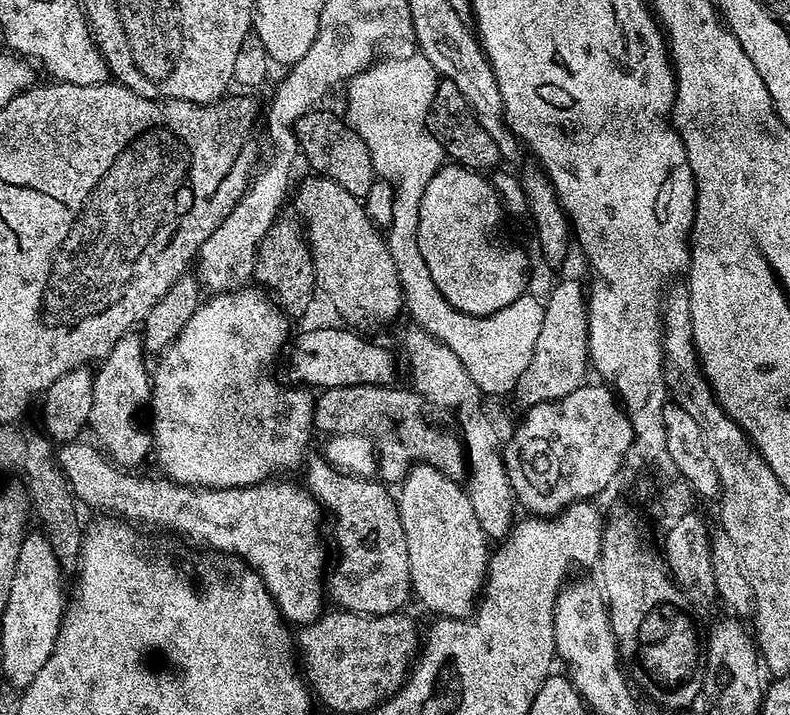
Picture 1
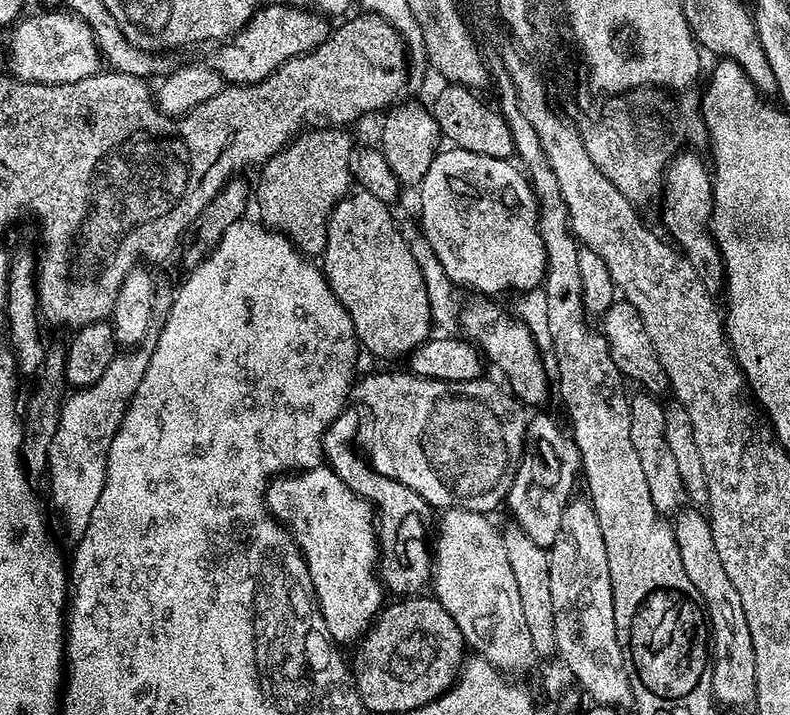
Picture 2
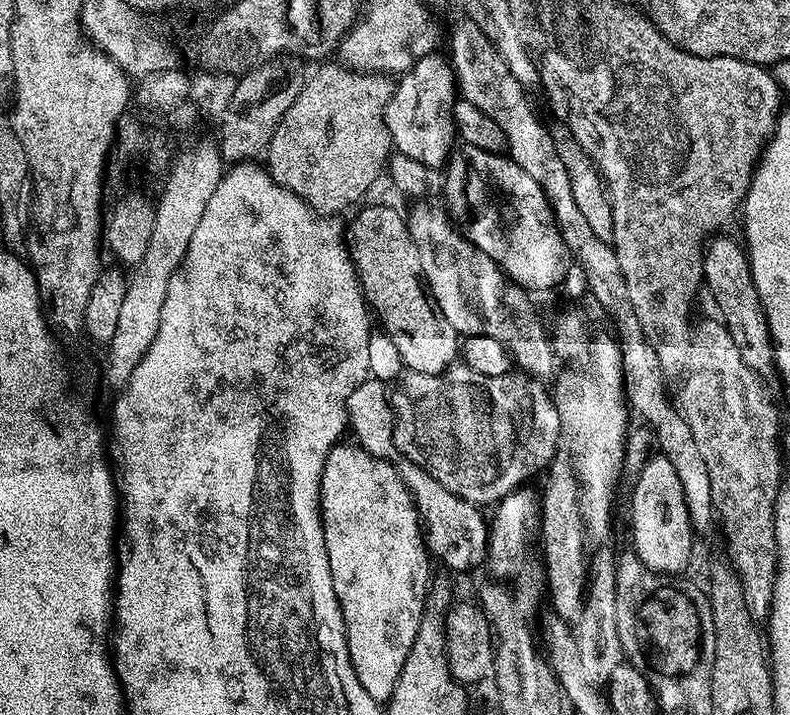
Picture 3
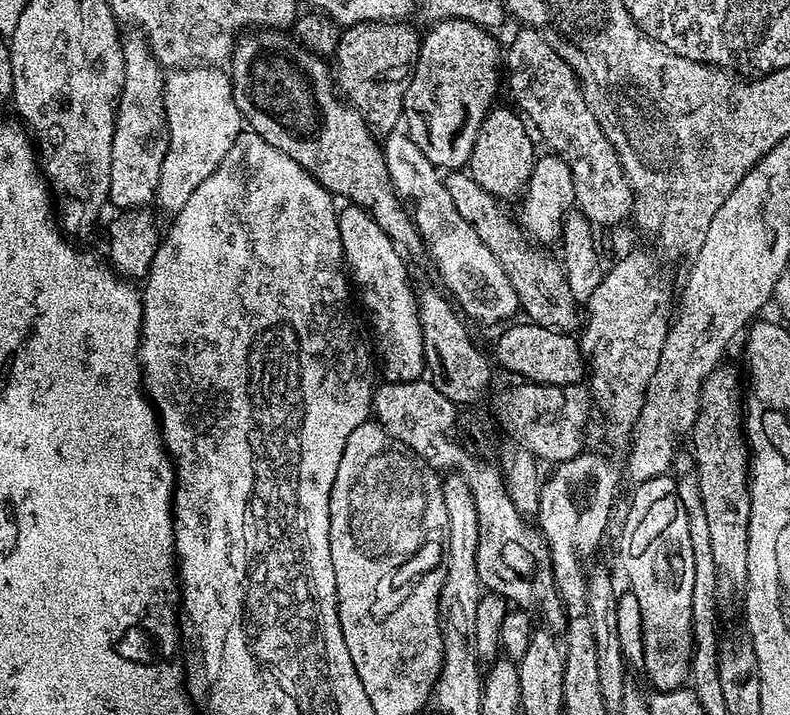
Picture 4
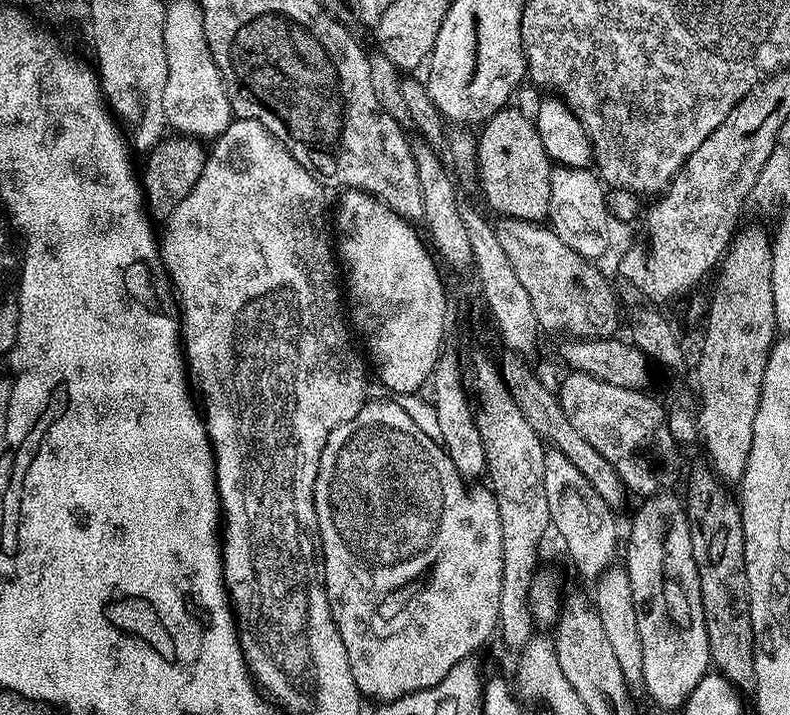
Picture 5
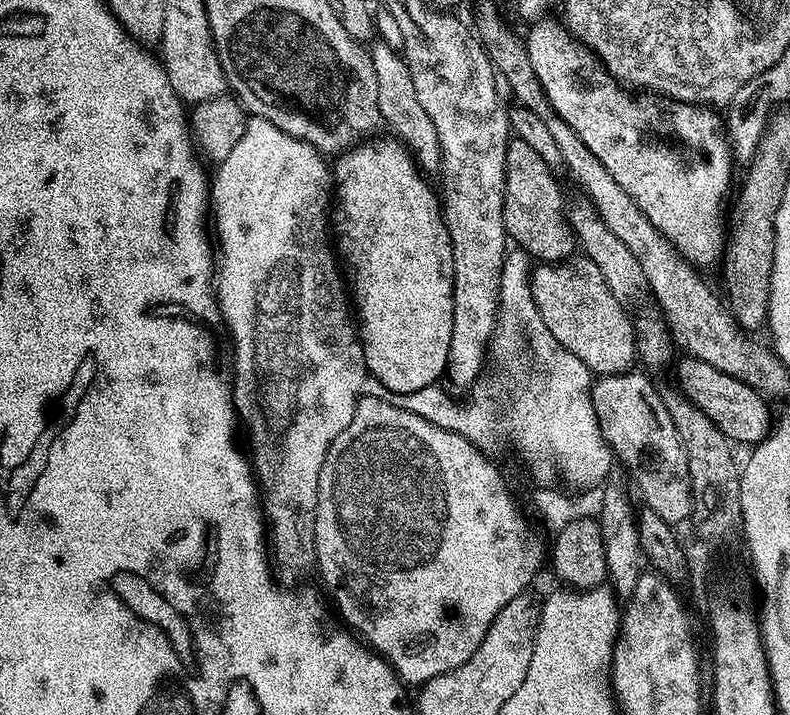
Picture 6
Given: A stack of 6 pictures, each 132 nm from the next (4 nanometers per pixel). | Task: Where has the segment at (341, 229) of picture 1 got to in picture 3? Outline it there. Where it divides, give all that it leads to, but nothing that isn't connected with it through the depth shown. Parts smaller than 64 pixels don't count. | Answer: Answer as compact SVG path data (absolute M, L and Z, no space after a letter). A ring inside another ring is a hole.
M388 204L361 207L346 228L346 243L364 299L382 327L383 335L394 342L400 363L409 372L438 375L457 363L462 337L450 326L439 309L423 276L418 246L414 244L405 213Z

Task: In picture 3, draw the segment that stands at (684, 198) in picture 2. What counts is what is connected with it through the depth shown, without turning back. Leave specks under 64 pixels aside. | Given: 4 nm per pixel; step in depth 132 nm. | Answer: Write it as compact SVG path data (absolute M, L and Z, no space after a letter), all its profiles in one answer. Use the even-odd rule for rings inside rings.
M716 234L707 241L704 250L704 283L712 300L716 303L719 319L728 329L730 338L734 338L734 346L742 354L742 362L768 378L774 372L774 353L772 336L768 332L768 323L764 317L764 307L758 298L758 290L754 286L752 271L748 265L748 253L739 239L731 240L728 236Z

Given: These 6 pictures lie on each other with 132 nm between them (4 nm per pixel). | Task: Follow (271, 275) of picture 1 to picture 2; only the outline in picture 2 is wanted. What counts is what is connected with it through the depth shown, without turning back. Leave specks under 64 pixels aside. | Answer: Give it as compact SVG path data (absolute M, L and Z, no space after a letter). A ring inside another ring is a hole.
M316 126L301 131L292 137L280 151L276 152L264 164L259 165L260 177L254 180L254 200L260 203L259 219L267 227L279 230L296 245L299 252L309 258L320 258L326 246L328 216L332 208L343 196L349 195L354 184L351 131L340 126Z

